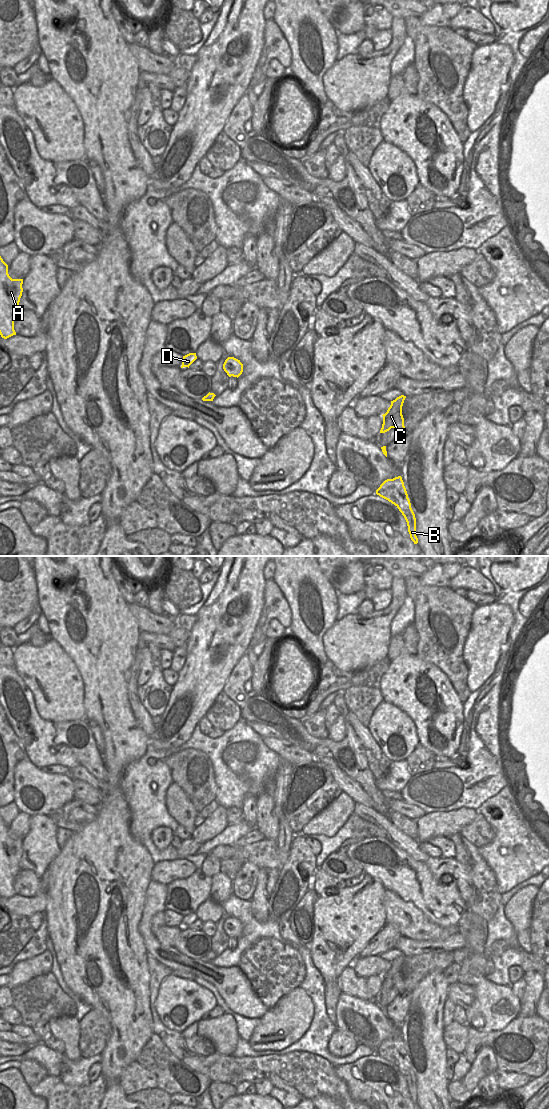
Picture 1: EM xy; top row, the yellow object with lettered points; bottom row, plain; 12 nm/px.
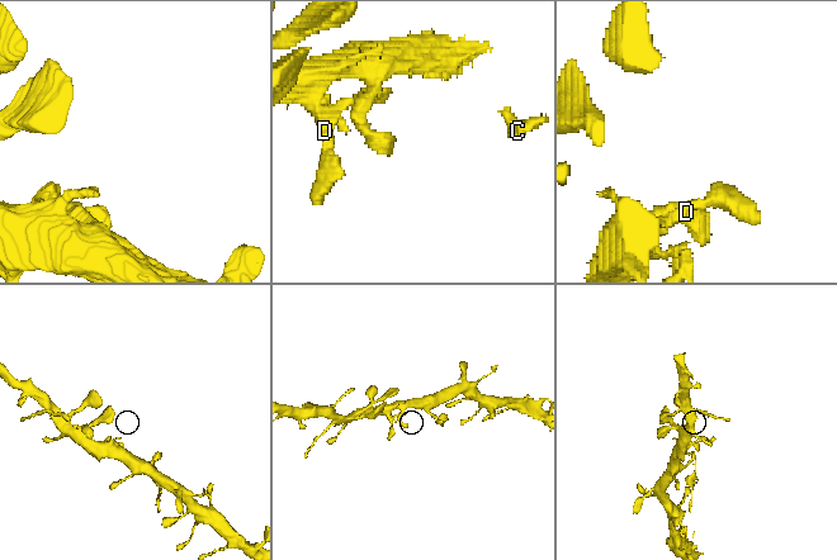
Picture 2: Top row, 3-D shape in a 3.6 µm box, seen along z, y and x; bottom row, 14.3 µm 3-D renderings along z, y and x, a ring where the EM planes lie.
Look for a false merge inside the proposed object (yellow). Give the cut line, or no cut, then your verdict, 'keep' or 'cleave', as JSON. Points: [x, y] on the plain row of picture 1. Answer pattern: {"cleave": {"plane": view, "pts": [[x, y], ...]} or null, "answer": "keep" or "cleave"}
{"cleave": null, "answer": "keep"}

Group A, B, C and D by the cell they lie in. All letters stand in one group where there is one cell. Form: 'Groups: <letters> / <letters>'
Groups: A B C D

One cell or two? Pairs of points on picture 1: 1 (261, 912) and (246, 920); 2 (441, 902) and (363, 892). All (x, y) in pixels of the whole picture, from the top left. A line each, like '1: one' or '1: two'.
1: two
2: two

